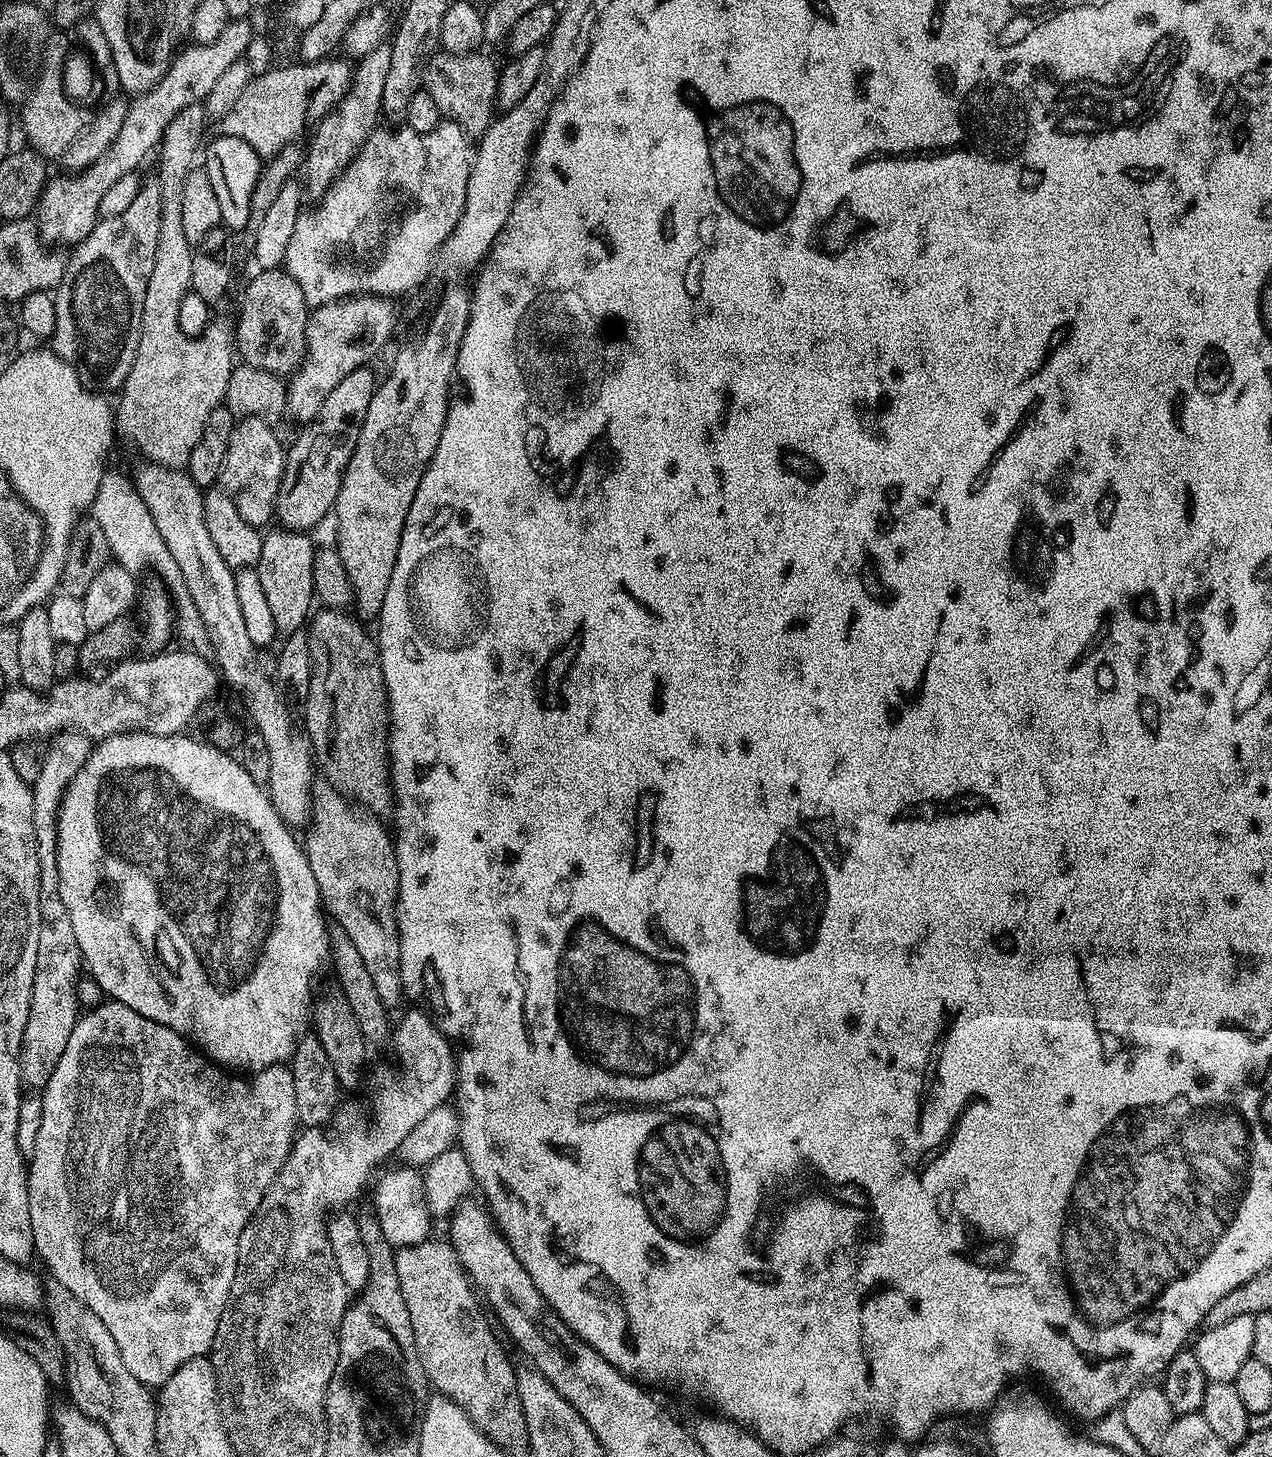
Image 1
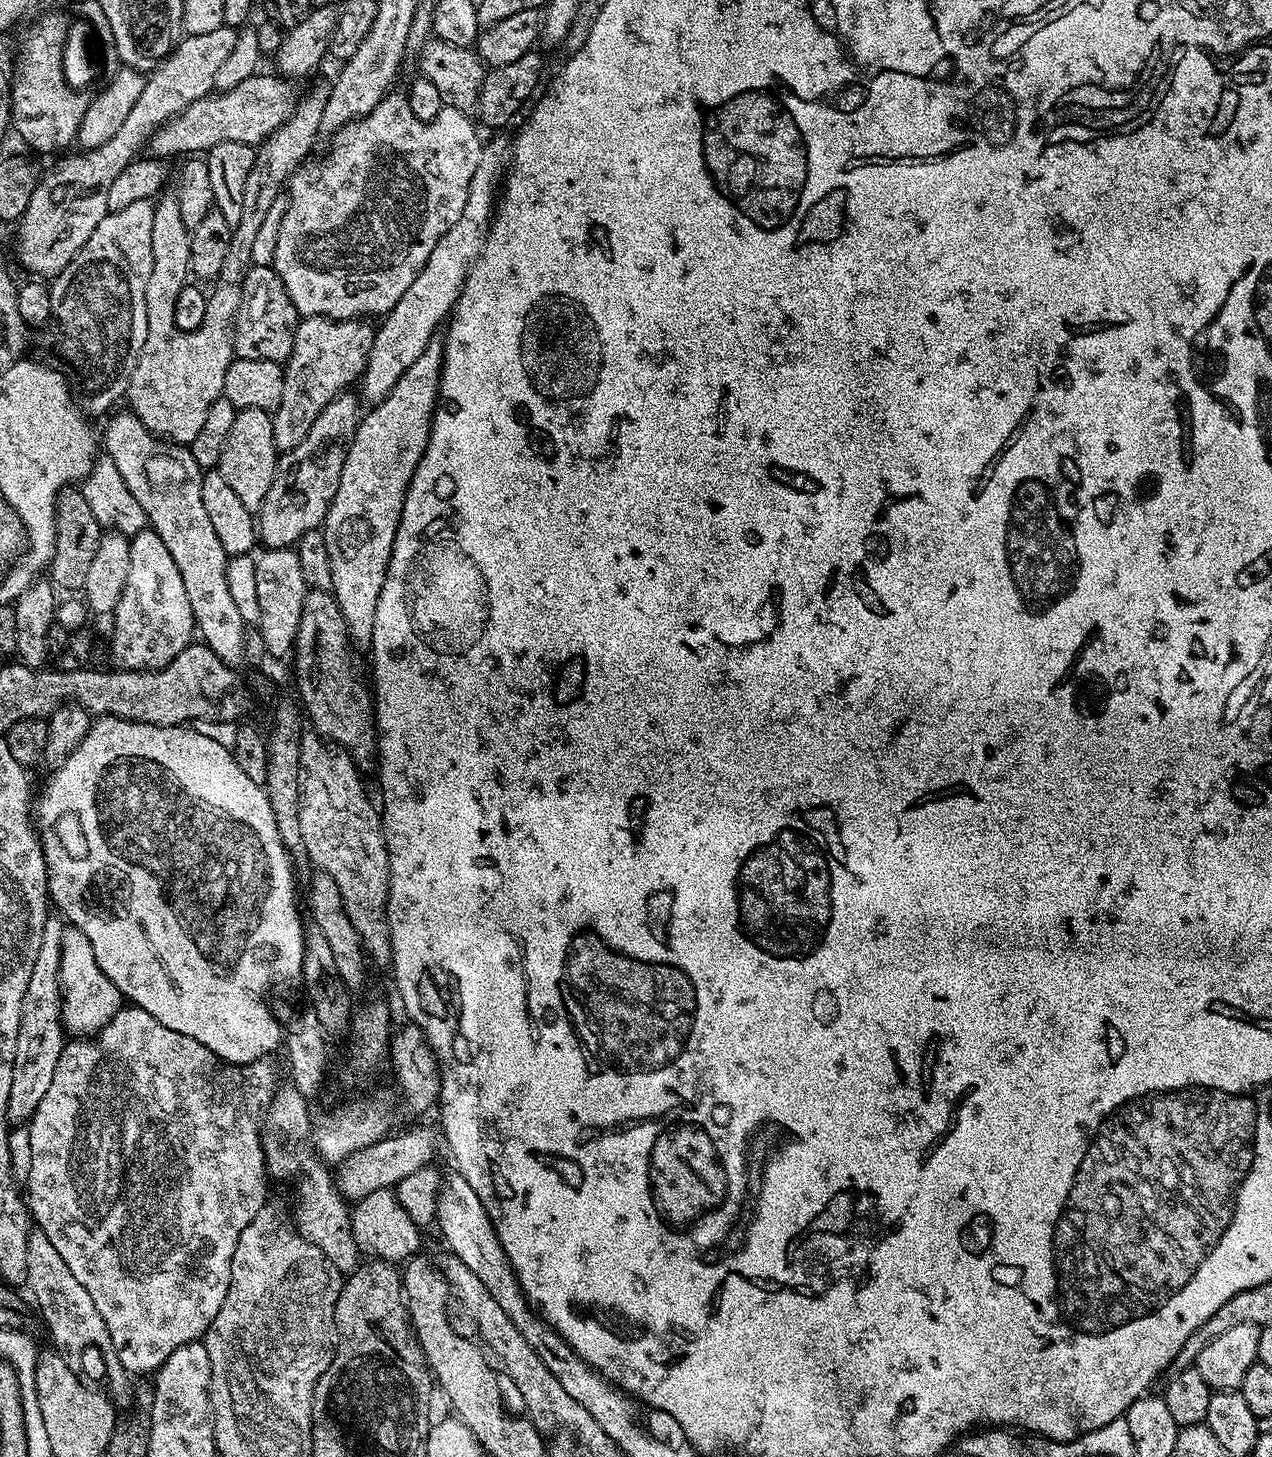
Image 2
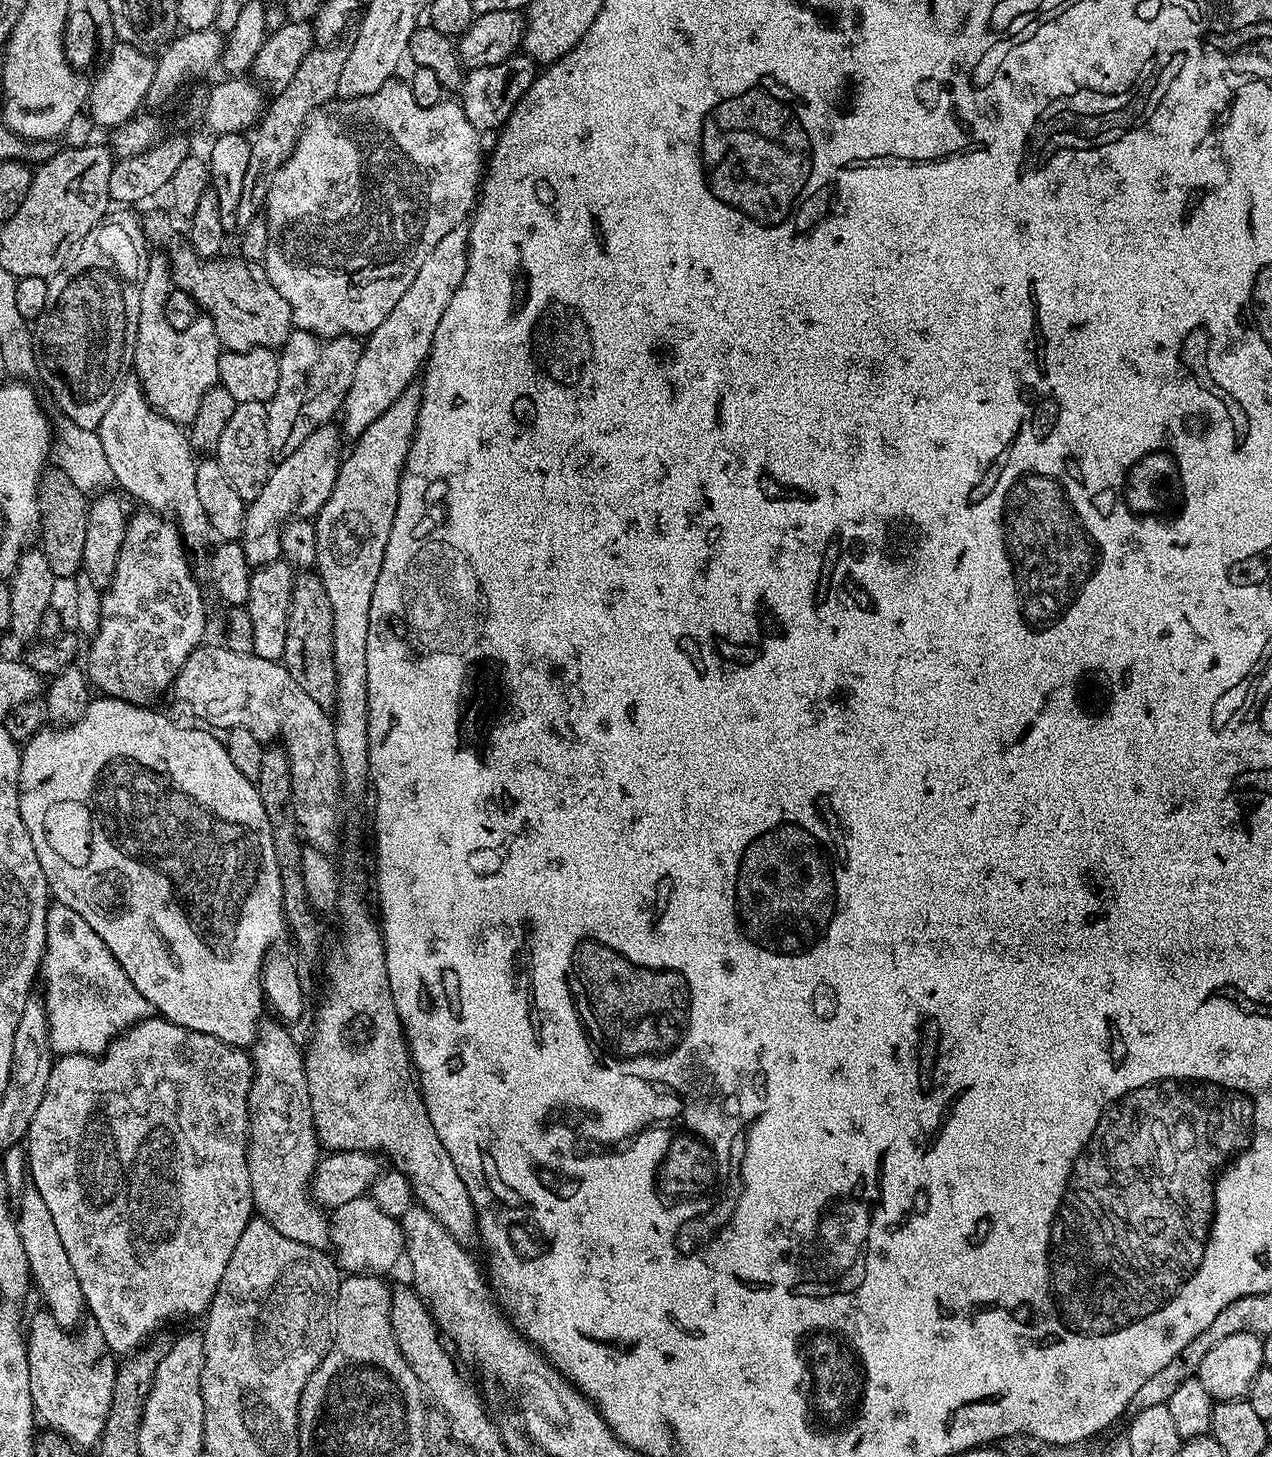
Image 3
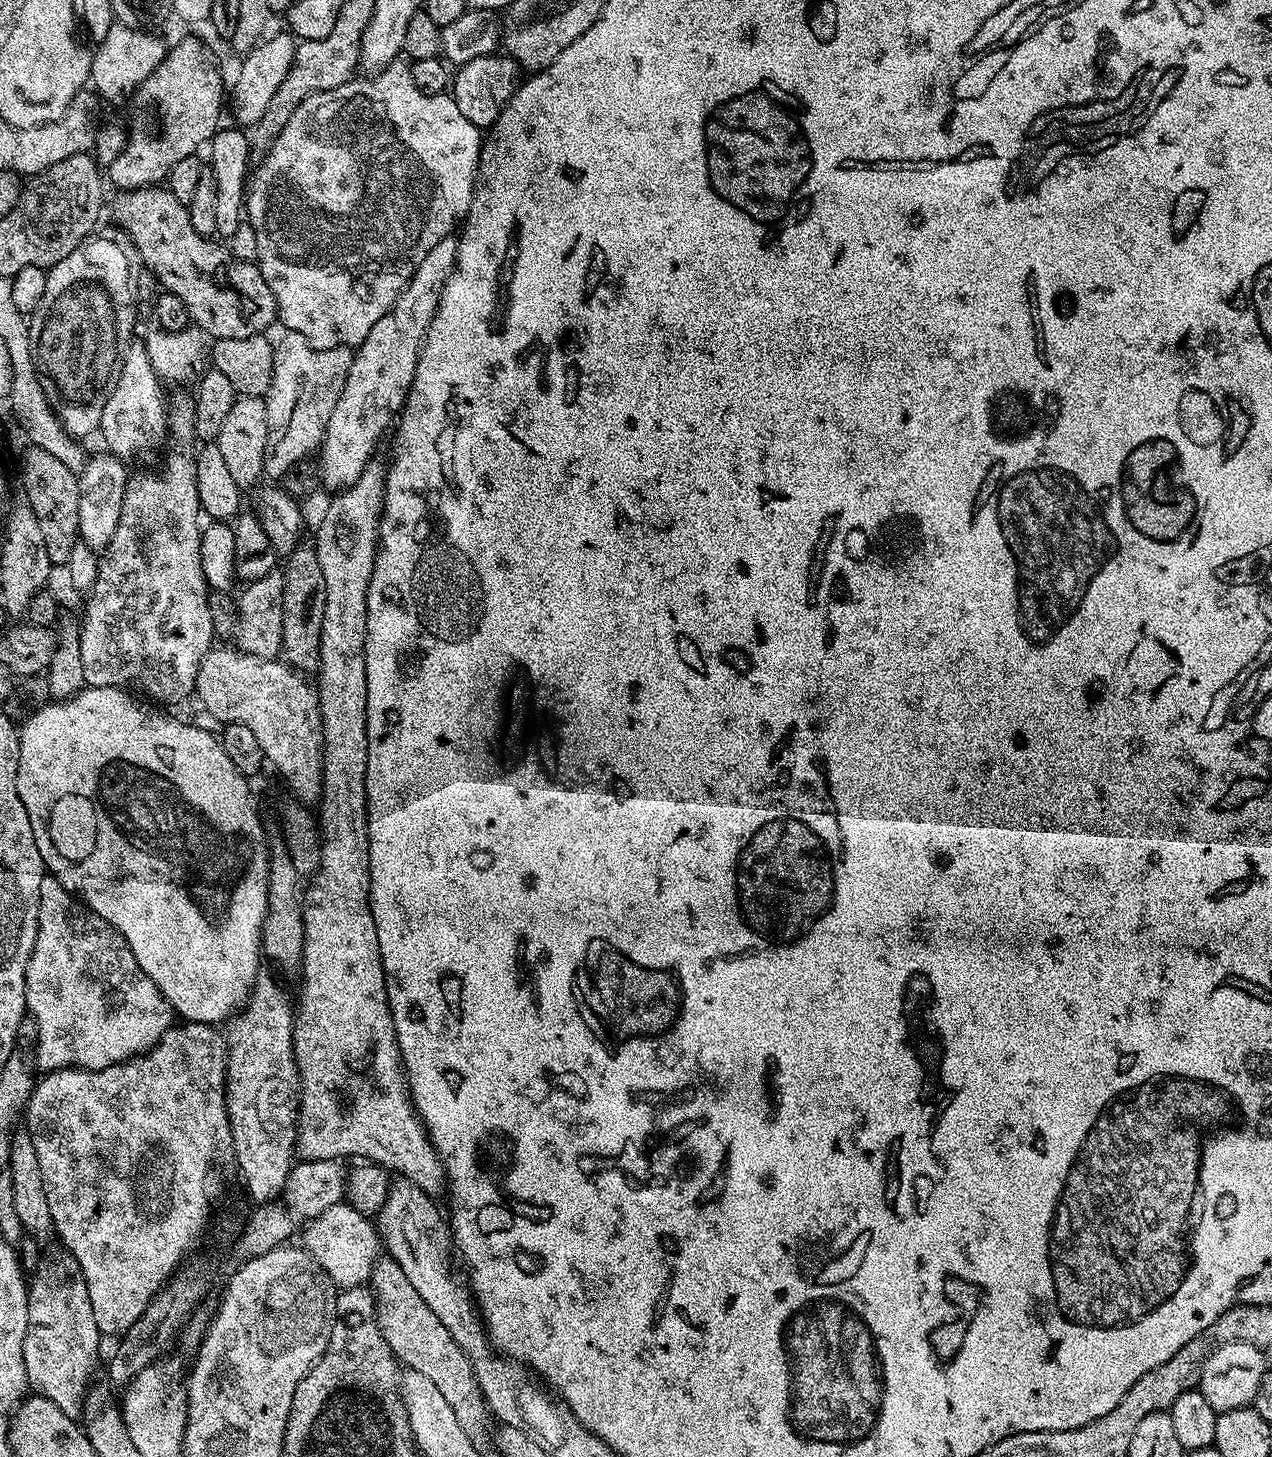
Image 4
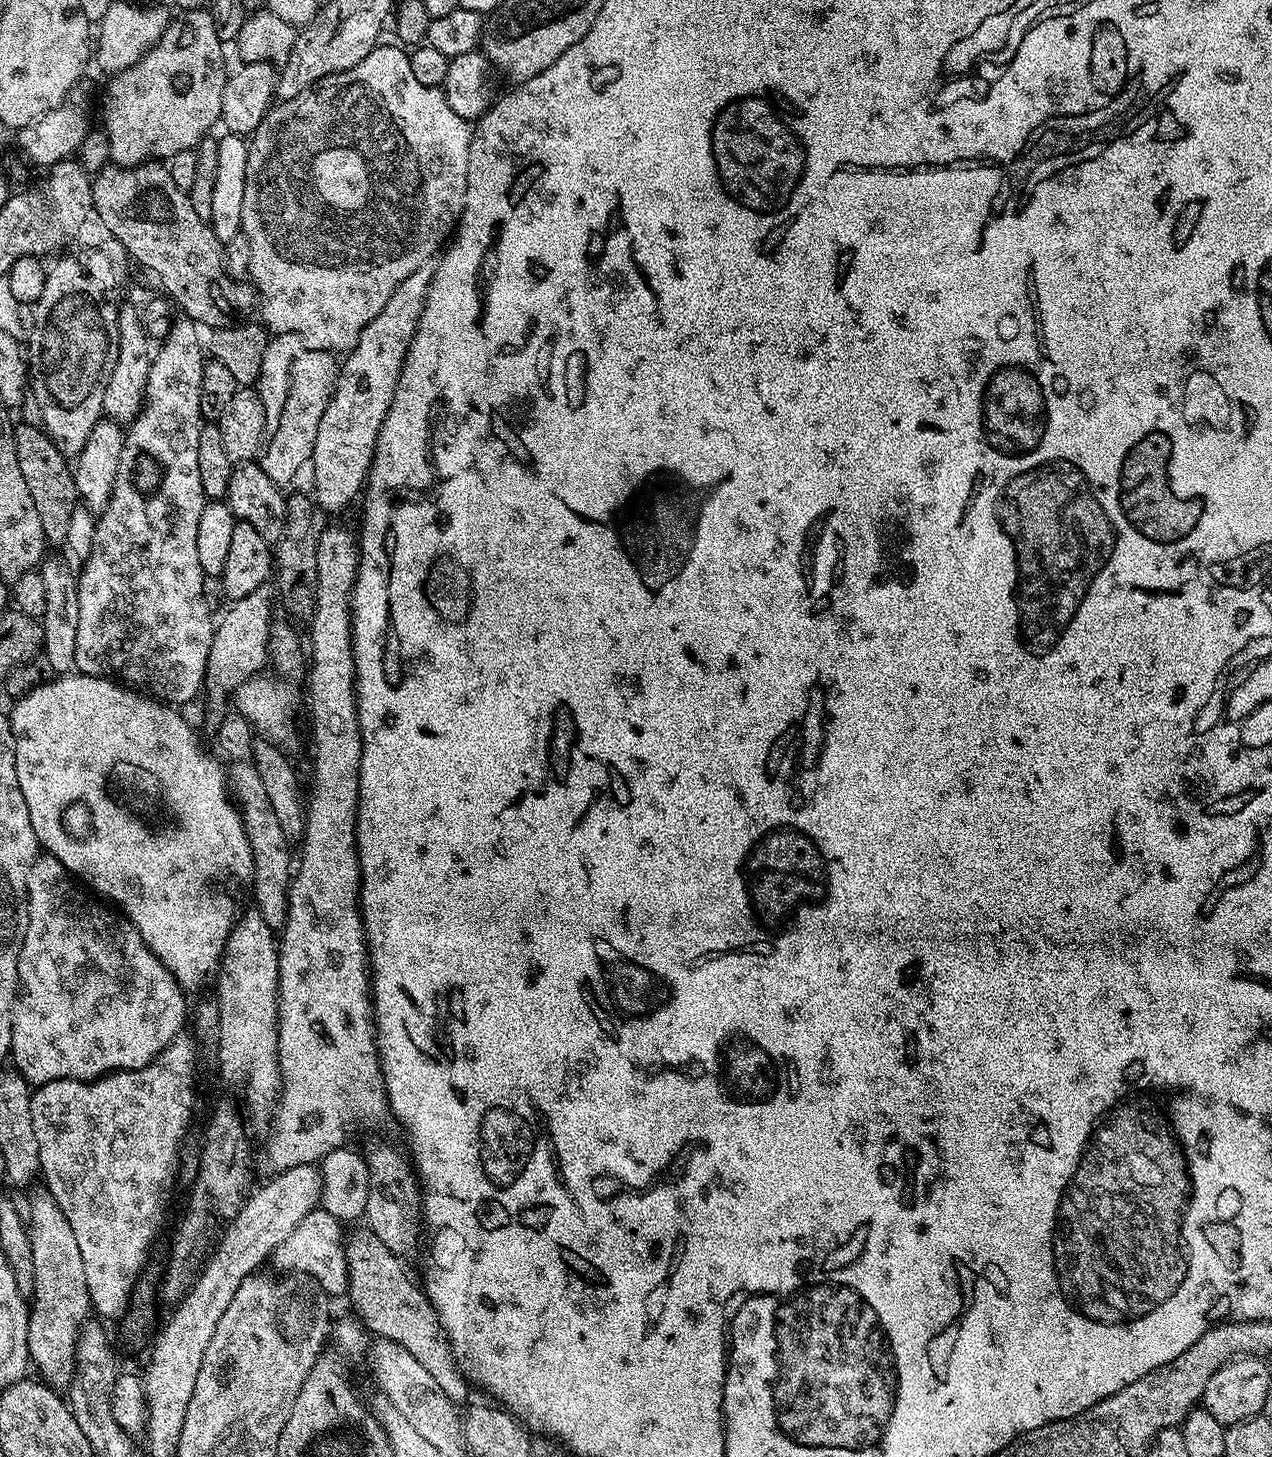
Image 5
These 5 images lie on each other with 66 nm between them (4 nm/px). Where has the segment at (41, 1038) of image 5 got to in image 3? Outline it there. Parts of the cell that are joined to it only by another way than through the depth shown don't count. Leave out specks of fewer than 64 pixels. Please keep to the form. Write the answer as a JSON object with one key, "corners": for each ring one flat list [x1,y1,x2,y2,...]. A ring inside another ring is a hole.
{"corners":[[55,902,49,903,46,914,46,940,44,942,44,956,40,960,39,979,44,980,42,999,44,1009,48,1015,50,1026,50,1042,52,1051,57,1057,86,1054,87,1056,100,1056,108,1051,113,1040,123,1032,147,1020,153,1015,154,1009,134,986,134,982,122,970,122,966,110,954,106,942,86,926,82,914,74,914,70,906,62,906]]}

